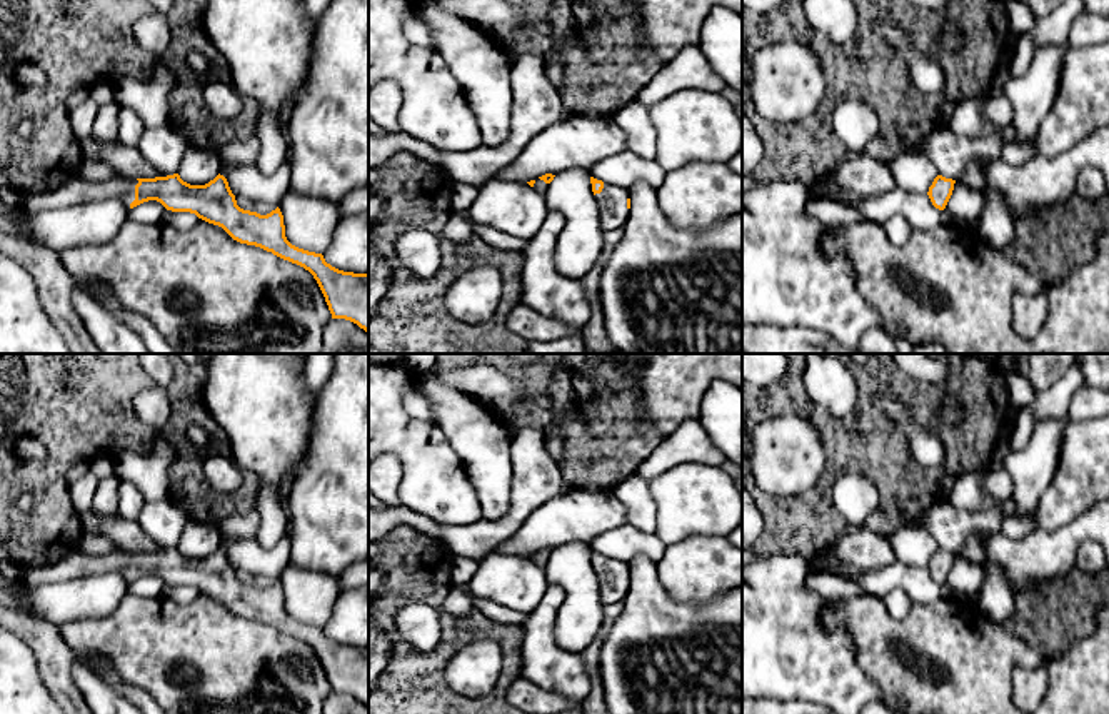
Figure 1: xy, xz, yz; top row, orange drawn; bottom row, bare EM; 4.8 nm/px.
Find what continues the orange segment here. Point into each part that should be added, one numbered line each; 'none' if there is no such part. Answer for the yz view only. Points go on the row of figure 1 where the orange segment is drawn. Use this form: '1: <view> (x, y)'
none

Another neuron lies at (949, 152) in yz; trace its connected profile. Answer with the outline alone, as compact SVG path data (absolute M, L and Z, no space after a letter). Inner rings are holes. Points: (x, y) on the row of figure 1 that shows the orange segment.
M941 125L919 137L914 147L934 162L939 175L956 180L971 158L1001 158L1004 145L999 135L959 137L947 125Z

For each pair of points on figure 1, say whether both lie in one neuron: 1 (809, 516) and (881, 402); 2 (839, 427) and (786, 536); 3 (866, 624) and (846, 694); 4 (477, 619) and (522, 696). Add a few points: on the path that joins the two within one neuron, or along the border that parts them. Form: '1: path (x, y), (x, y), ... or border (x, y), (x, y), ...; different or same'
1: border (873, 402), (878, 409); different
2: path (812, 454), (807, 459), (807, 509); same
3: border (831, 629), (848, 634), (856, 663), (878, 693); different
4: border (521, 678), (507, 696); different

